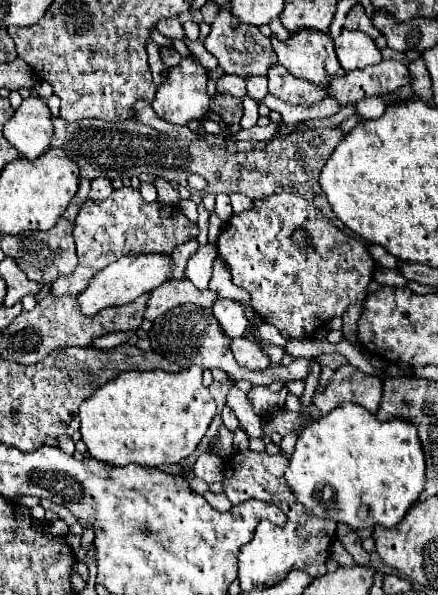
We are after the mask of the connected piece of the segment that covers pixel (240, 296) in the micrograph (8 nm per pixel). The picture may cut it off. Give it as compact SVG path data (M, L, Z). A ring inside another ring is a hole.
M216 256L214 266L212 266L212 280L208 286L212 292L216 292L220 298L232 298L232 300L242 300L246 304L250 304L250 294L244 288L238 288L232 278L228 268L224 266L222 258Z

